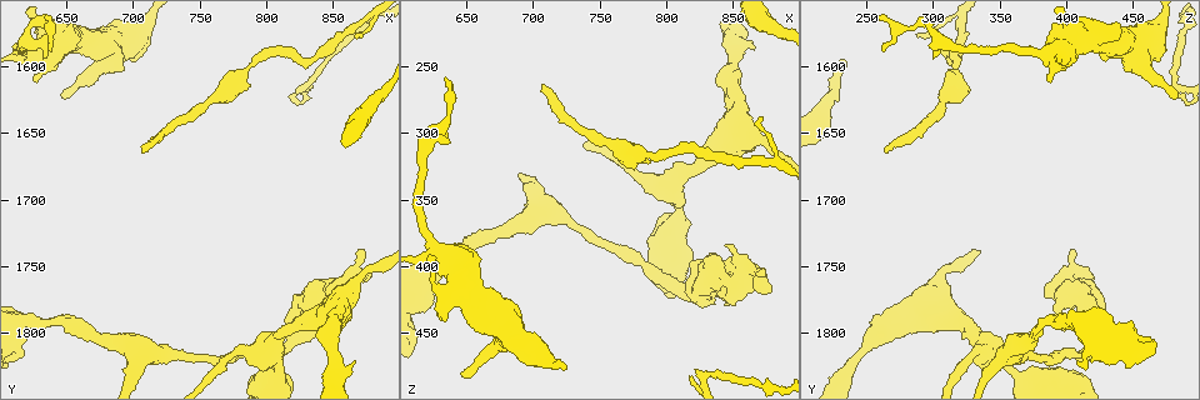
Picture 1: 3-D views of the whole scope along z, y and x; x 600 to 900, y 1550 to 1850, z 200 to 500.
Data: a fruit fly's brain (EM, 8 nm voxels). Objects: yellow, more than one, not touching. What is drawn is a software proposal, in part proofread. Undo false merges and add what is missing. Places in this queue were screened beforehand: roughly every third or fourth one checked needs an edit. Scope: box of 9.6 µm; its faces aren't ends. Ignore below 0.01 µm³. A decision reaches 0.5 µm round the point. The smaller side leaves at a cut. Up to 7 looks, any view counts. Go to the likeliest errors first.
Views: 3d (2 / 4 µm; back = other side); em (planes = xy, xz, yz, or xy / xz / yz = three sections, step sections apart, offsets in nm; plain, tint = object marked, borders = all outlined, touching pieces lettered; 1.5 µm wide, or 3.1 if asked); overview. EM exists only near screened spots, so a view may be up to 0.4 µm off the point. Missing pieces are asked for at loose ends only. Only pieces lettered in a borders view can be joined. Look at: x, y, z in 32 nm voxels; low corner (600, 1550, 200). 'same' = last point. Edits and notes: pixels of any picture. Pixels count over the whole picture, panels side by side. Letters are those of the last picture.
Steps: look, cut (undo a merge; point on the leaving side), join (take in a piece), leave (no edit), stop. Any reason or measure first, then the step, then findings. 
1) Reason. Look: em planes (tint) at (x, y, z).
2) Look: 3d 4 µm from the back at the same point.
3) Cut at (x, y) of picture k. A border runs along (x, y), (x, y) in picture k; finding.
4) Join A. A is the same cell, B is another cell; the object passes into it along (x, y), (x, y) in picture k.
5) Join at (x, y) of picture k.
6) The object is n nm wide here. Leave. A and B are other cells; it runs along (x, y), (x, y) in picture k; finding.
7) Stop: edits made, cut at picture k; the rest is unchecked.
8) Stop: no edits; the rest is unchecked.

Thick end. Look: em planes (borders) at (626, 1608, 386).

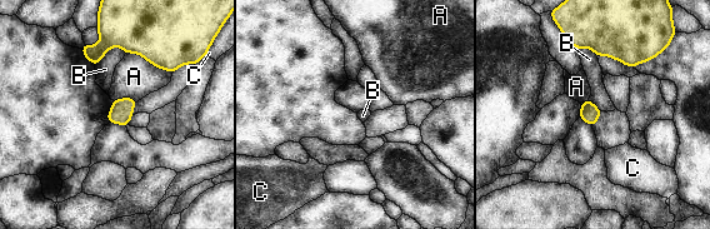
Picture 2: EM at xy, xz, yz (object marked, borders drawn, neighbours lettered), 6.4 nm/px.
Leave. A, B and C are other cells; a border runs along (125, 53), (138, 53), (173, 71) in picture 2; no lettered piece goes on from it.

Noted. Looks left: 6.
Calibre changes. Look: 3d 4 µm at (866, 1766, 304).

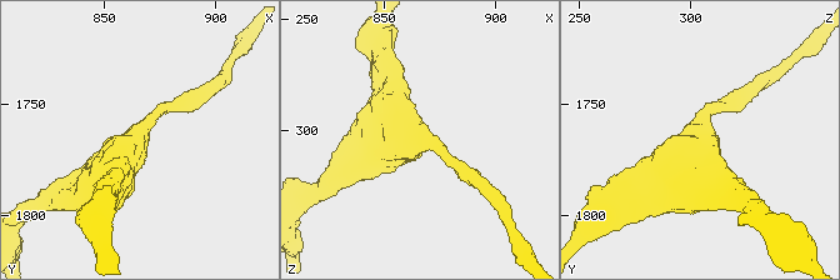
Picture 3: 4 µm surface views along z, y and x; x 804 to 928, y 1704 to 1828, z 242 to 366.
The arms are 180, 550 nm wide; now the EM. Look: em planes (plain) at (866, 1763, 303).

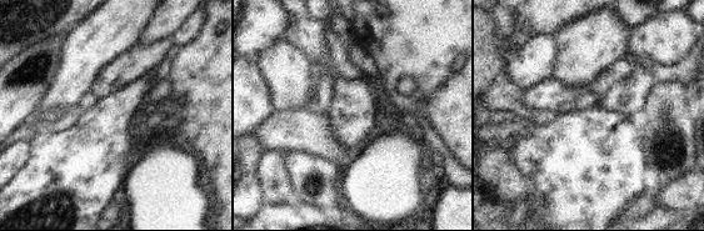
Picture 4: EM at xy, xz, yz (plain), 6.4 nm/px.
What lies round it. Look: em planes (borders) at the same point.

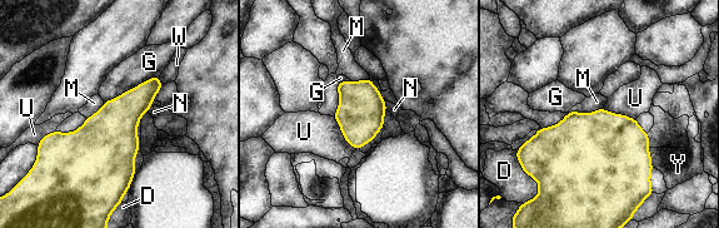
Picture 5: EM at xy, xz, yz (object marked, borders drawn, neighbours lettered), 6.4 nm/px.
Leave. D, G, M, N, U, W and Y are other cells; a border runs along (603, 107), (569, 112), (540, 128) in picture 5; continuous, no second neuron.

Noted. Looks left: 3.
Sudden change in width. Look: 3d 4 µm at (786, 1602, 318).

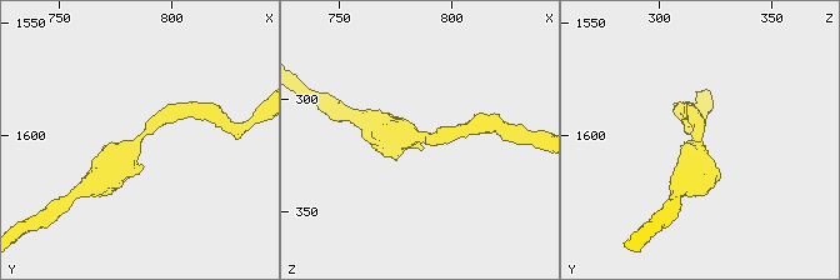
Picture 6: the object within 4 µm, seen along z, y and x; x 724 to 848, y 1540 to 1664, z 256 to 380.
The arms are 220, 340 nm wide; shape alone is not enough. Look: em planes (borders) at (784, 1603, 317).

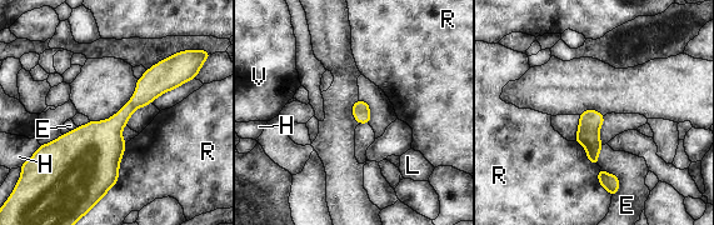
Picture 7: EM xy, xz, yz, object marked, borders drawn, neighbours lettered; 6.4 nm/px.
Leave. E, H, L, R and V are other cells; it runs along (588, 113), (593, 159), (613, 190) in picture 7; one neuron here.

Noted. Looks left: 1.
Stop: no edits; the rest is unchecked.

